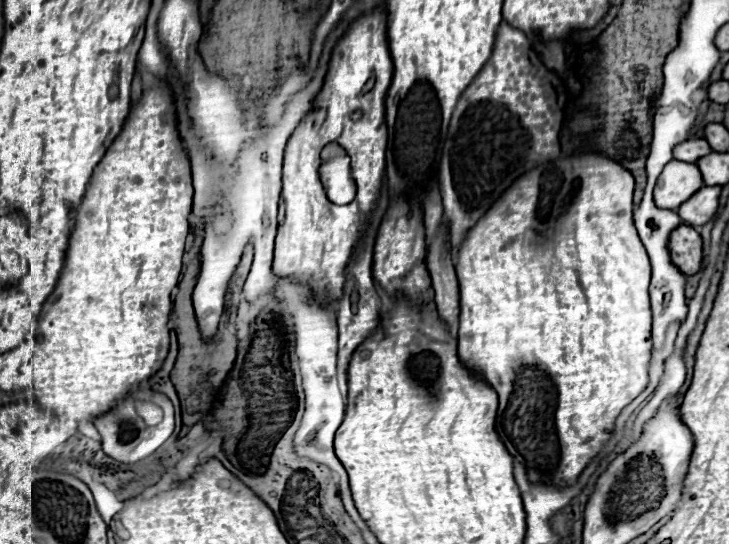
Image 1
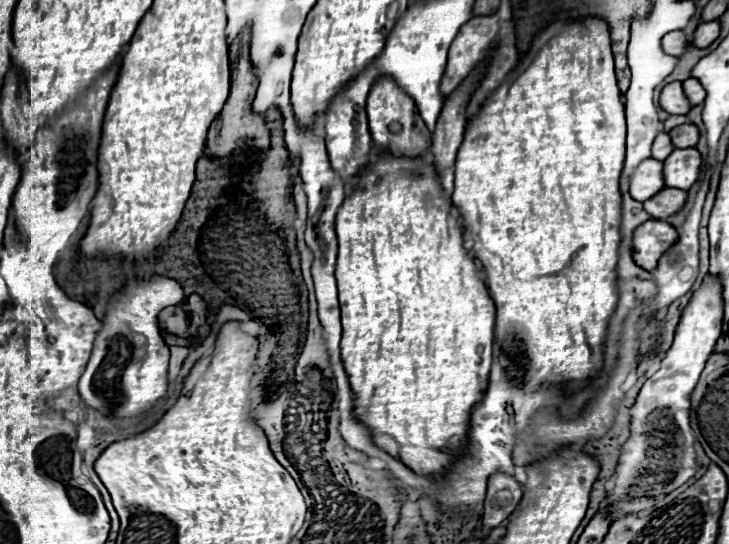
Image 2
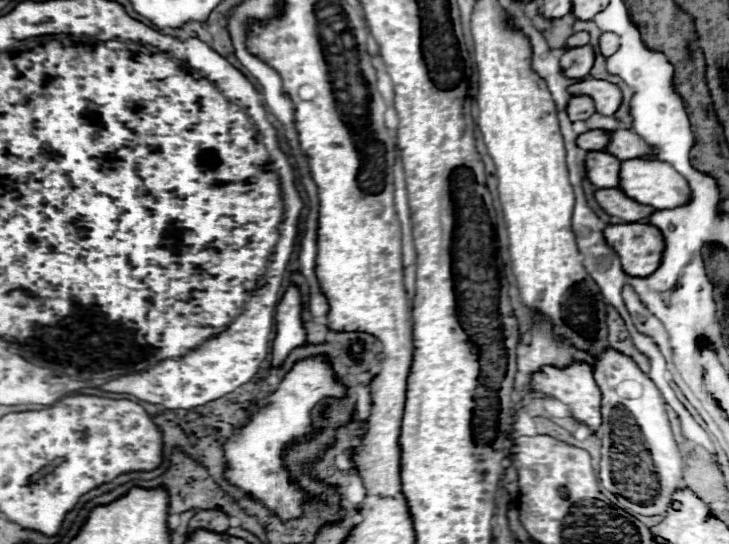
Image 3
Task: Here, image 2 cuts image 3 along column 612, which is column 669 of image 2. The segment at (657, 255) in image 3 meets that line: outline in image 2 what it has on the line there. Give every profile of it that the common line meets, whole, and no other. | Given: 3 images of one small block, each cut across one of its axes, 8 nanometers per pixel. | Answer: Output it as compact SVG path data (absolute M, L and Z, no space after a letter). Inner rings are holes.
M648 220L634 230L634 260L644 270L656 268L660 256L676 244L678 232L662 220Z

